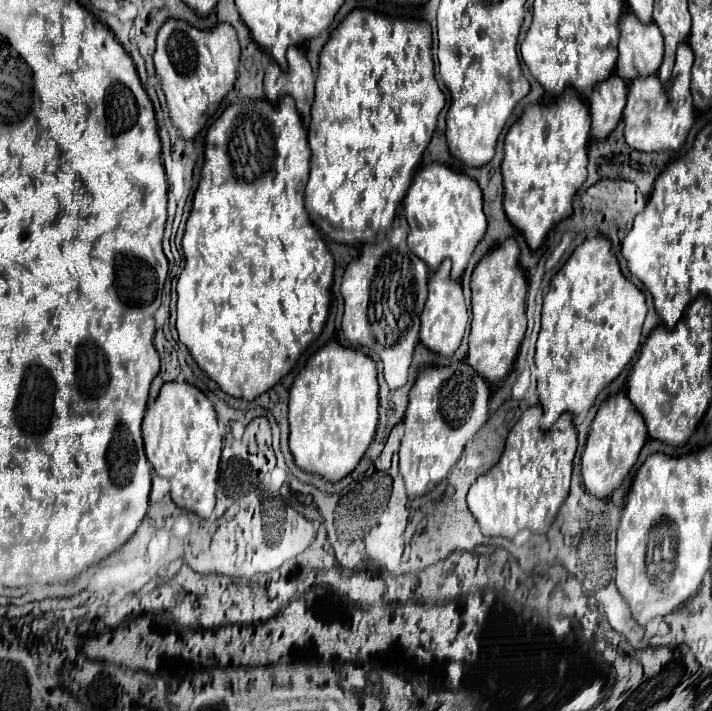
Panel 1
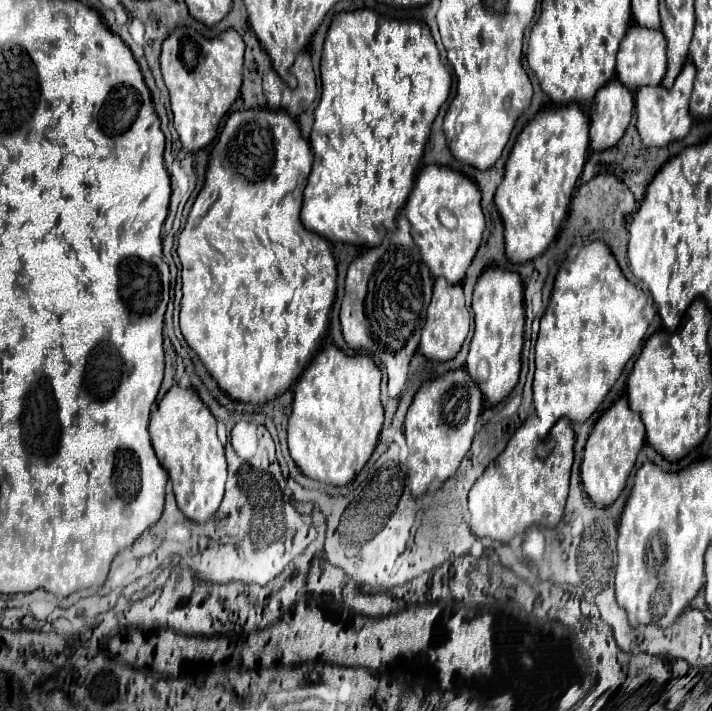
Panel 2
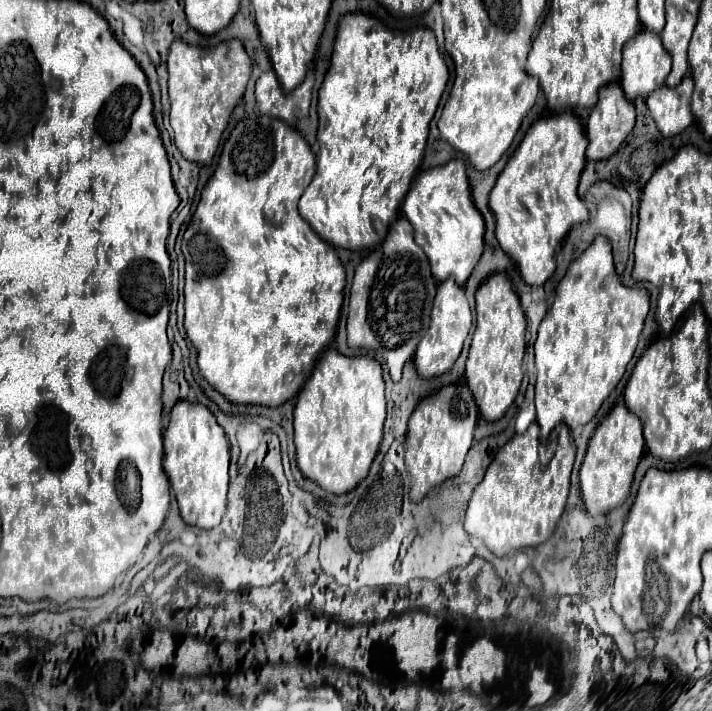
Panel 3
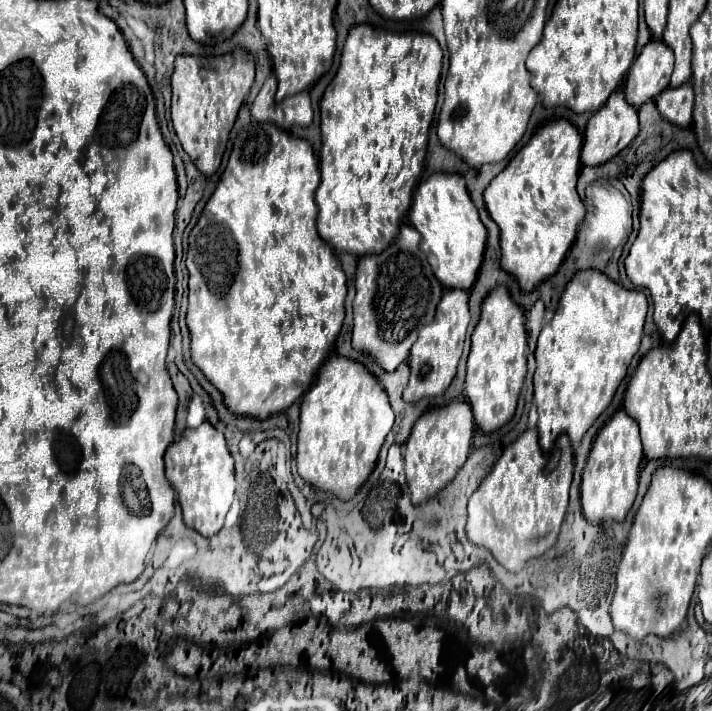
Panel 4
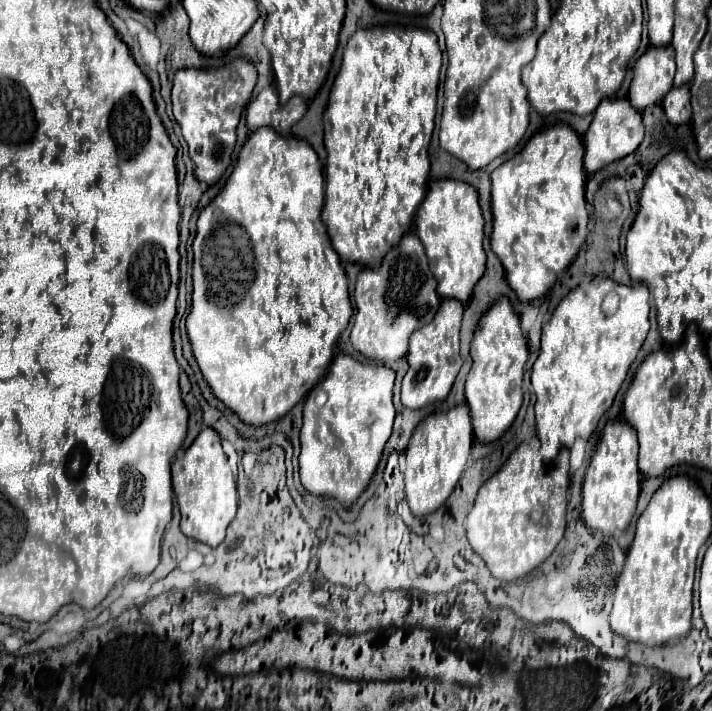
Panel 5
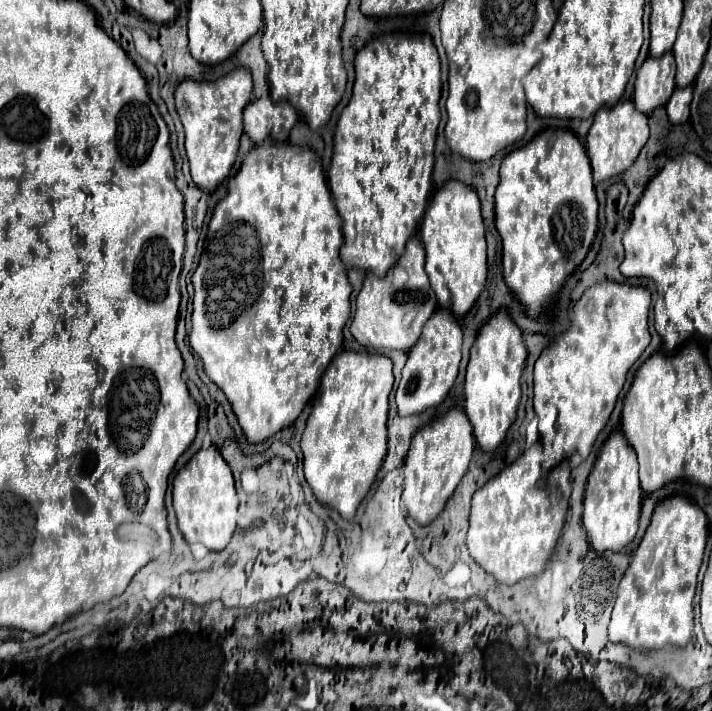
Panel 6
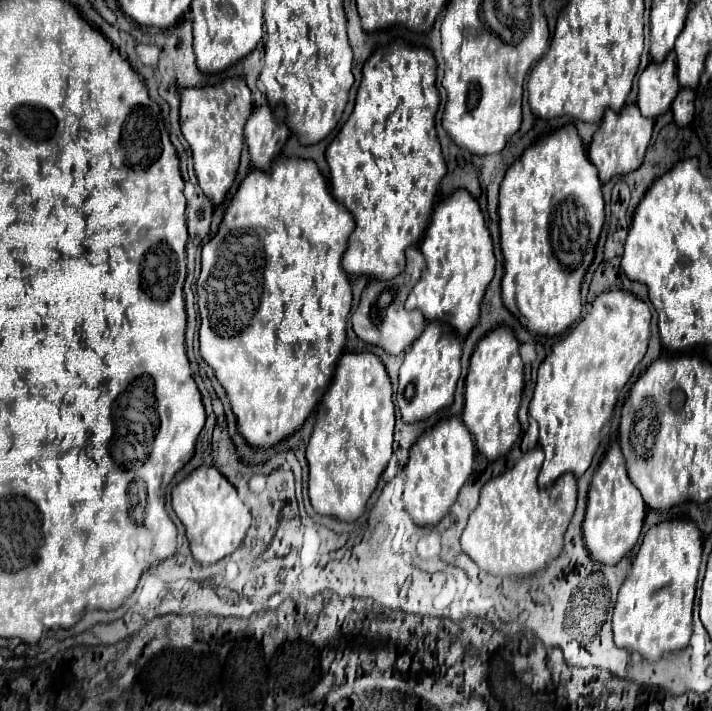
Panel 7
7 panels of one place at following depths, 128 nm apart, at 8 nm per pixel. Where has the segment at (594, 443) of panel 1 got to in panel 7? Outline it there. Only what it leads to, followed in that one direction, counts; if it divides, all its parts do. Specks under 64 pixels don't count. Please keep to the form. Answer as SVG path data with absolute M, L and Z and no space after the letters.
M614 442L604 454L600 466L596 468L588 490L588 510L584 516L582 530L590 556L602 564L620 562L622 556L626 556L636 546L644 524L644 516L646 504L640 496L640 490L628 478L620 444Z

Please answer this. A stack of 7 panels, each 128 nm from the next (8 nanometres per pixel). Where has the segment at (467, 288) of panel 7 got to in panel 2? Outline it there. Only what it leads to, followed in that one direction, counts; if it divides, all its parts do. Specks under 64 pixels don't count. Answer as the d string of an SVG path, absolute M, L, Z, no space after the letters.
M430 164L416 176L416 184L410 192L404 212L412 226L412 240L420 248L420 254L428 264L432 276L446 278L450 284L460 284L482 242L486 224L478 186L462 172L456 172L442 164Z

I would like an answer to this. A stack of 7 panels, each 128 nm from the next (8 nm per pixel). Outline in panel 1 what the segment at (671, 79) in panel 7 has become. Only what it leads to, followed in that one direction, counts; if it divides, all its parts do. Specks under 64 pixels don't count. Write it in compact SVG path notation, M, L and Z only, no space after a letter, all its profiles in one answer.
M630 10L622 14L618 28L620 40L616 74L624 80L656 74L664 54L664 40L660 28L654 22L640 22Z

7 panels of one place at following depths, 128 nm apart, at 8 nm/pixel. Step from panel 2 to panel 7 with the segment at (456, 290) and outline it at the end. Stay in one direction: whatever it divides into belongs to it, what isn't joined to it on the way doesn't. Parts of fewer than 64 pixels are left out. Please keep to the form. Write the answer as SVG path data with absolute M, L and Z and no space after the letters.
M428 322L422 336L408 348L404 362L400 366L396 402L404 422L424 420L434 412L452 404L456 382L460 378L460 354L462 354L462 340L458 336L452 336L452 332L444 328L444 324Z

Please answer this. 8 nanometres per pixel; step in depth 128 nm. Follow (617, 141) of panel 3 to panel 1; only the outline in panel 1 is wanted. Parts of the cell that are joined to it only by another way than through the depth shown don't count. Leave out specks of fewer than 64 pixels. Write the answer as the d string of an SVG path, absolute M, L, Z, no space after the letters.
M616 74L608 76L608 80L602 80L600 84L596 84L596 88L592 88L590 94L592 138L602 140L616 128L626 106L626 88L628 82Z

